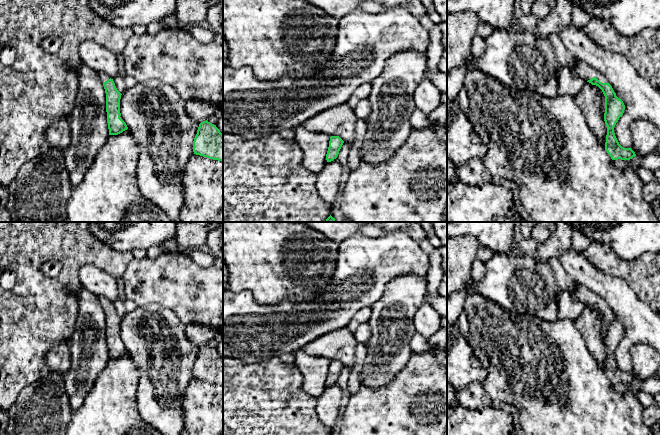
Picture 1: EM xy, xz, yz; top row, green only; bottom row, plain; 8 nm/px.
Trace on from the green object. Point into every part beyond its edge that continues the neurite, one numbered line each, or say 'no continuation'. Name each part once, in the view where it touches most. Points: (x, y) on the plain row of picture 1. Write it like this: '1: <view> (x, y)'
1: yz (586, 296)

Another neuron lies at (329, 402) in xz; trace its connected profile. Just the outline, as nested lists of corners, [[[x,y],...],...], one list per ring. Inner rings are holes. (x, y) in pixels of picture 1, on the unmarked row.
[[[336,383],[326,386],[323,393],[317,397],[316,412],[320,421],[330,429],[340,419],[340,407],[343,405],[342,388]]]

